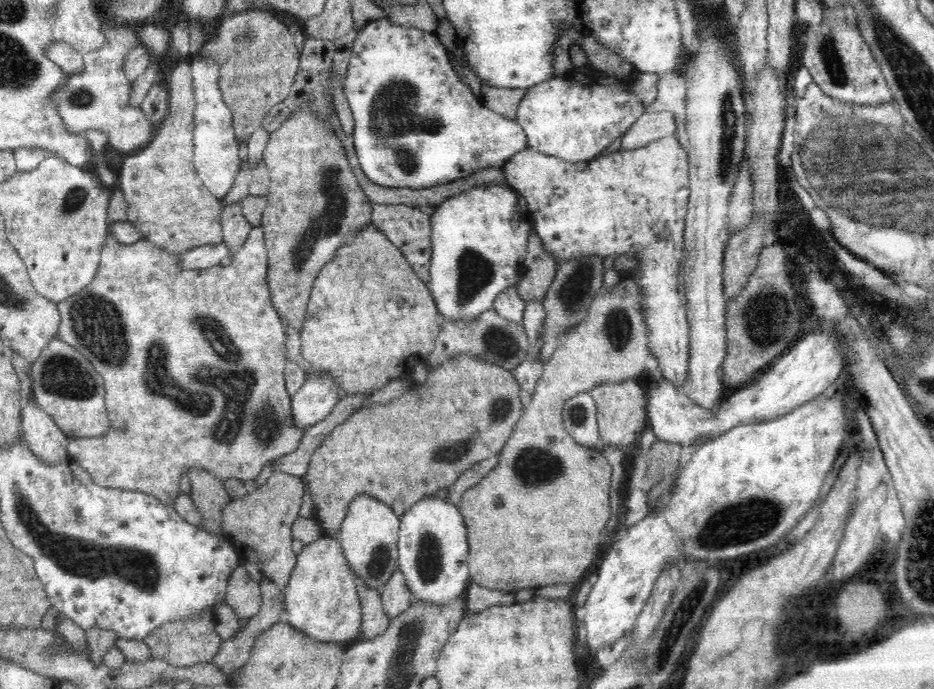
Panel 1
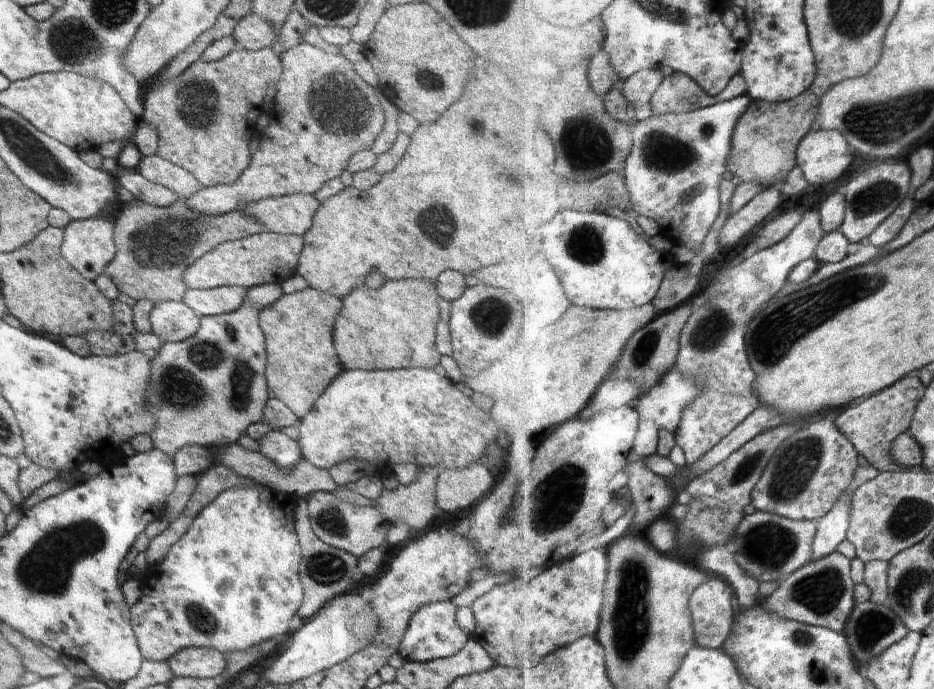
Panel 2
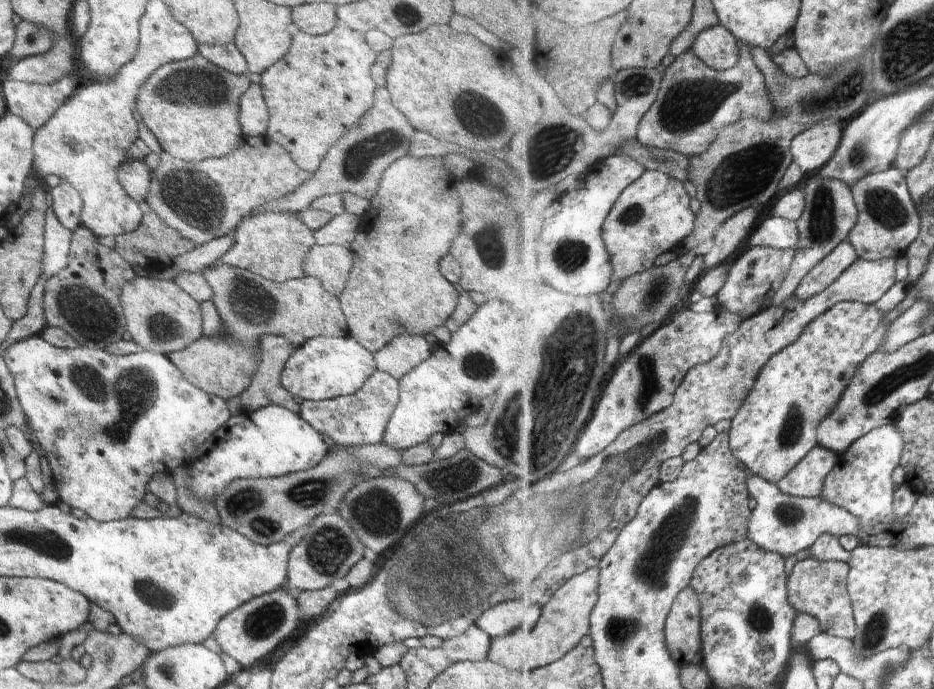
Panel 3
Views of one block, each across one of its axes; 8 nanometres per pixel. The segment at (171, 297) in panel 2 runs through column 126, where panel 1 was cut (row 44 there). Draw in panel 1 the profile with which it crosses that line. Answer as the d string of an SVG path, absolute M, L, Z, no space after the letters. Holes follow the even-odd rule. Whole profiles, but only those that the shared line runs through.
M266 7L224 16L214 40L204 43L196 57L207 58L220 67L220 91L233 116L236 141L240 144L248 143L261 128L264 116L288 98L300 69L300 51L294 37L277 13Z

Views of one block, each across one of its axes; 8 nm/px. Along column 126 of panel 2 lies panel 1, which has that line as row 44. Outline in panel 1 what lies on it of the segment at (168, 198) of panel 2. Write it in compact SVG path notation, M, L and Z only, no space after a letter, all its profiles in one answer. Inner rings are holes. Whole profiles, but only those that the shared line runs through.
M180 16L180 19L176 20L176 24L174 24L174 28L170 28L172 51L178 56L178 60L168 73L169 110L167 116L160 122L150 143L136 152L125 155L120 176L116 182L120 183L124 199L129 205L127 220L138 228L144 240L150 241L170 254L180 254L196 247L223 242L220 216L224 209L221 199L214 196L203 185L202 179L197 173L197 162L194 160L194 112L197 103L191 68L193 58L190 56L191 30L189 23L186 16Z

